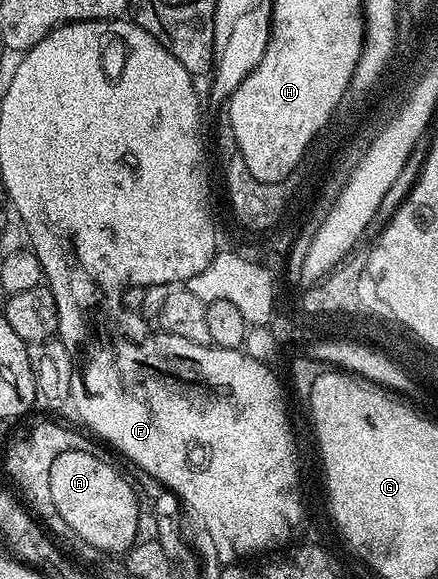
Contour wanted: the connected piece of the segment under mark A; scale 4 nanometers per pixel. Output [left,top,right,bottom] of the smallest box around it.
[48,447,140,554]

